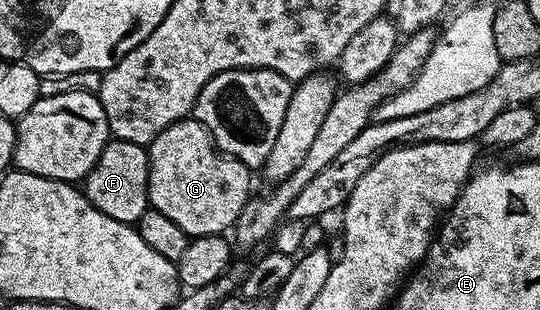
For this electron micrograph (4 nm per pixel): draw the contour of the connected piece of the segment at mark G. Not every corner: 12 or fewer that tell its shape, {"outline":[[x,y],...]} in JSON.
{"outline":[[196,119],[147,147],[149,204],[190,239],[228,234],[251,170]]}

